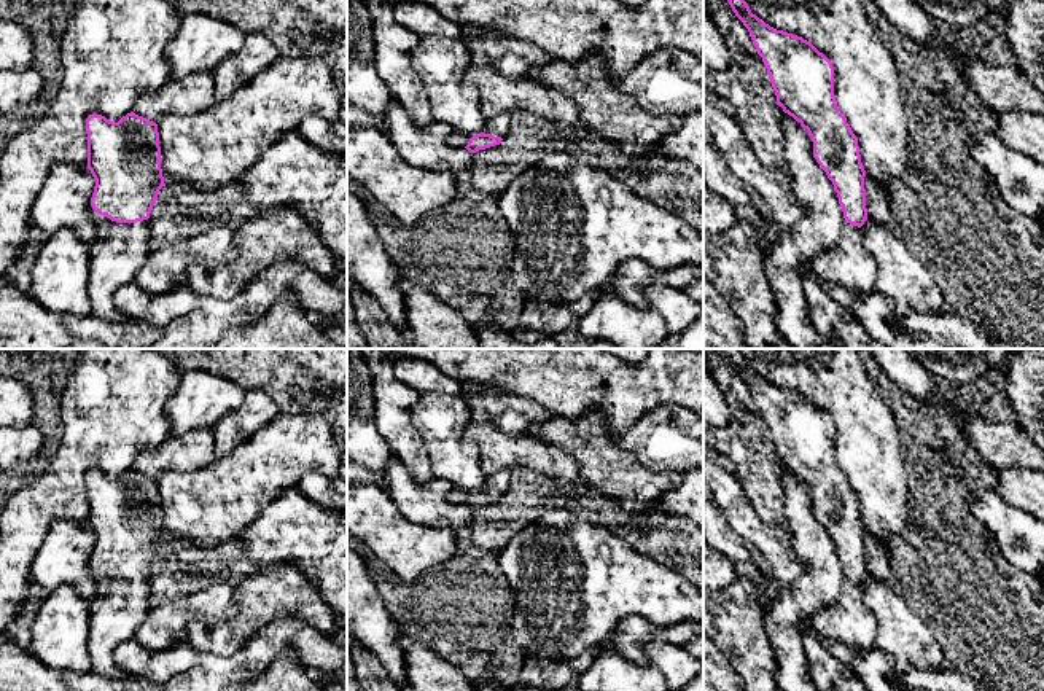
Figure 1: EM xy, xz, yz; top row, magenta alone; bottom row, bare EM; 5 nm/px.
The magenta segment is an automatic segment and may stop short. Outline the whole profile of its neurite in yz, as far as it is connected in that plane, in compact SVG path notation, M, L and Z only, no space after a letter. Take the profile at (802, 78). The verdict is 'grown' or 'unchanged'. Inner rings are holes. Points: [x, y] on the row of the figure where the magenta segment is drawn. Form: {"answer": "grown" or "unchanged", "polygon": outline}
{"answer": "grown", "polygon": "M745 0L727 2L762 57L777 105L808 132L813 158L832 182L843 212L839 244L816 258L812 264L815 279L805 283L812 325L831 349L840 349L832 325L853 317L821 283L864 295L874 291L877 282L877 264L866 250L861 232L867 209L858 137L836 103L832 62L802 37L765 24Z"}

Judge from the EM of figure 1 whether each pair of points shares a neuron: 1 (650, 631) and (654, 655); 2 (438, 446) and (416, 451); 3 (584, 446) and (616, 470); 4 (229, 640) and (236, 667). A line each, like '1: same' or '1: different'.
1: different
2: different
3: same
4: different

